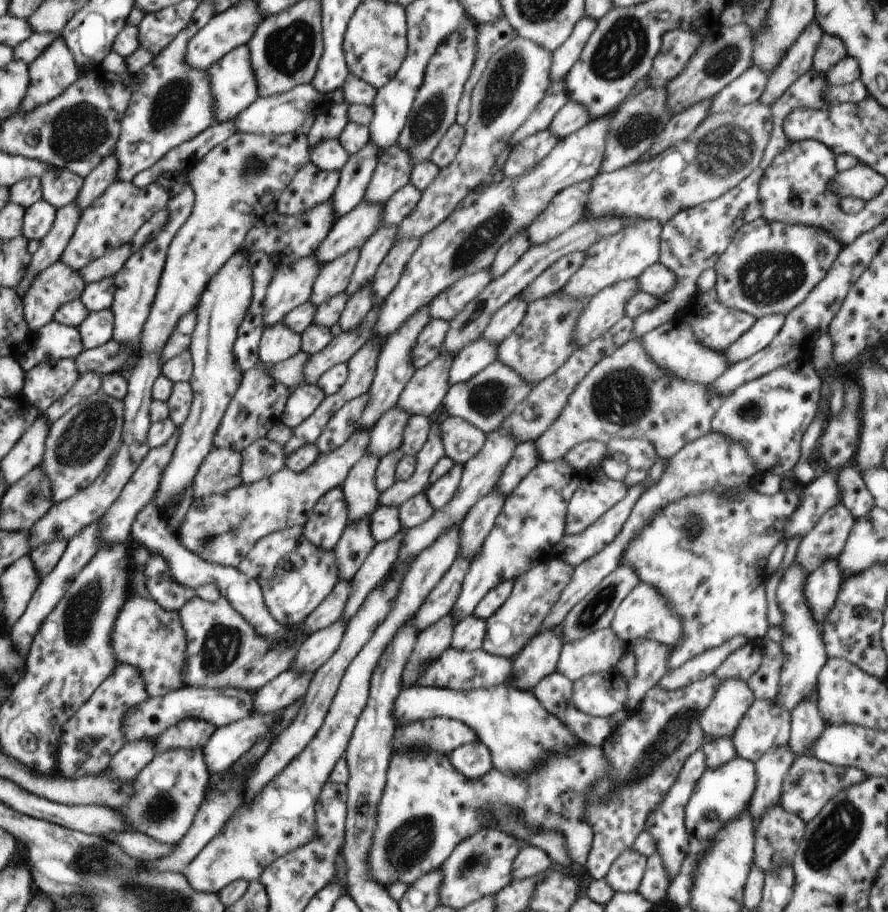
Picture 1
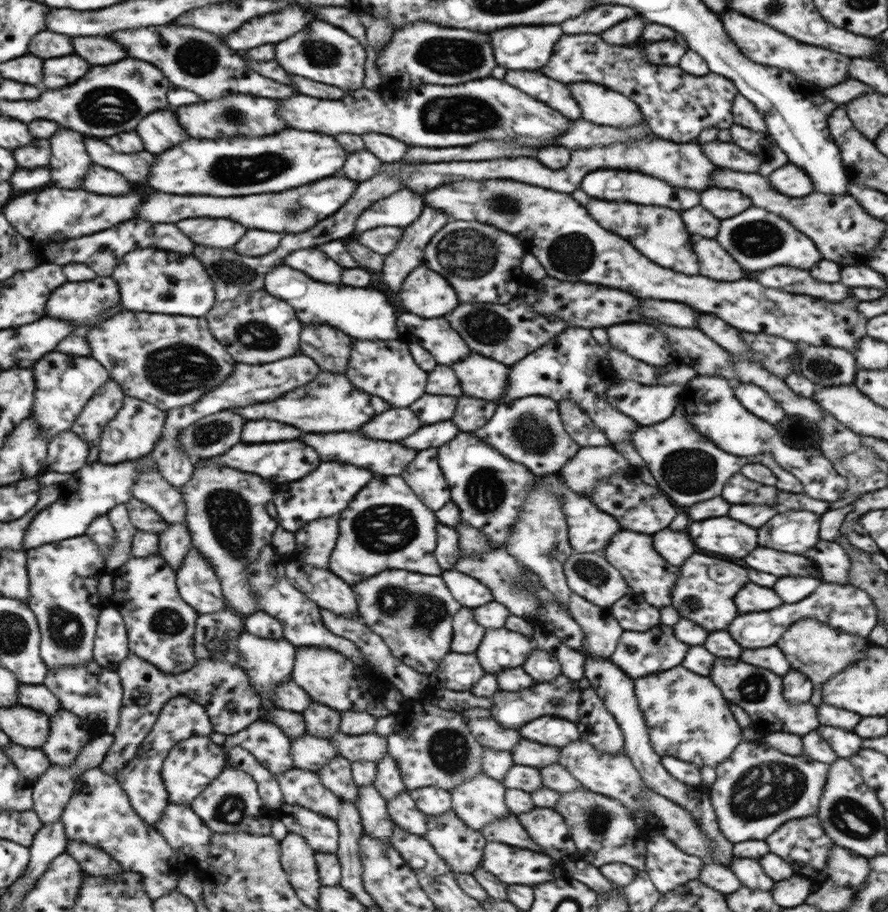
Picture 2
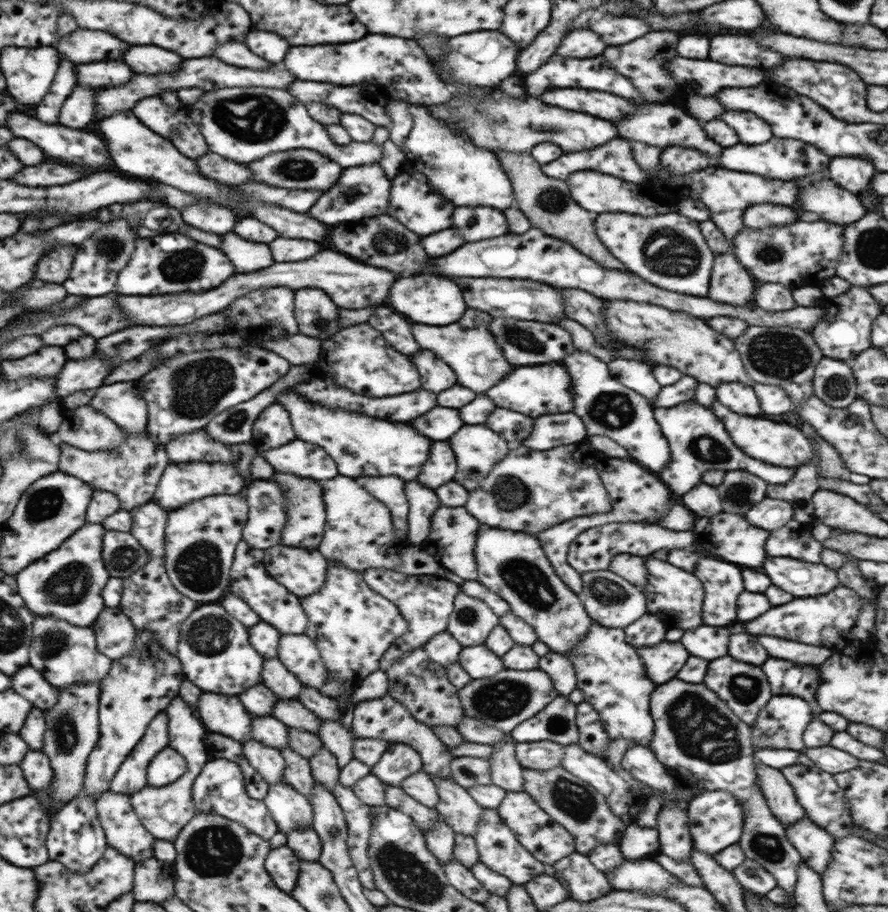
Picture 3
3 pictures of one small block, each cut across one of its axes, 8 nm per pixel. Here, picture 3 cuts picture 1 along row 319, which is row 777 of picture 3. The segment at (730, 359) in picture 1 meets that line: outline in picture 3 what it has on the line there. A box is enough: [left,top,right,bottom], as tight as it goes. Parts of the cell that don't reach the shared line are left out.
[754,764,807,828]

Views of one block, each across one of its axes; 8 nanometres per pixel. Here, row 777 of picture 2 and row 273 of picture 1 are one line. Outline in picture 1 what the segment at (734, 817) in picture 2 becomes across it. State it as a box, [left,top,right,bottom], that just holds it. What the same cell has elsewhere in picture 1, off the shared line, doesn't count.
[713,217,841,320]

